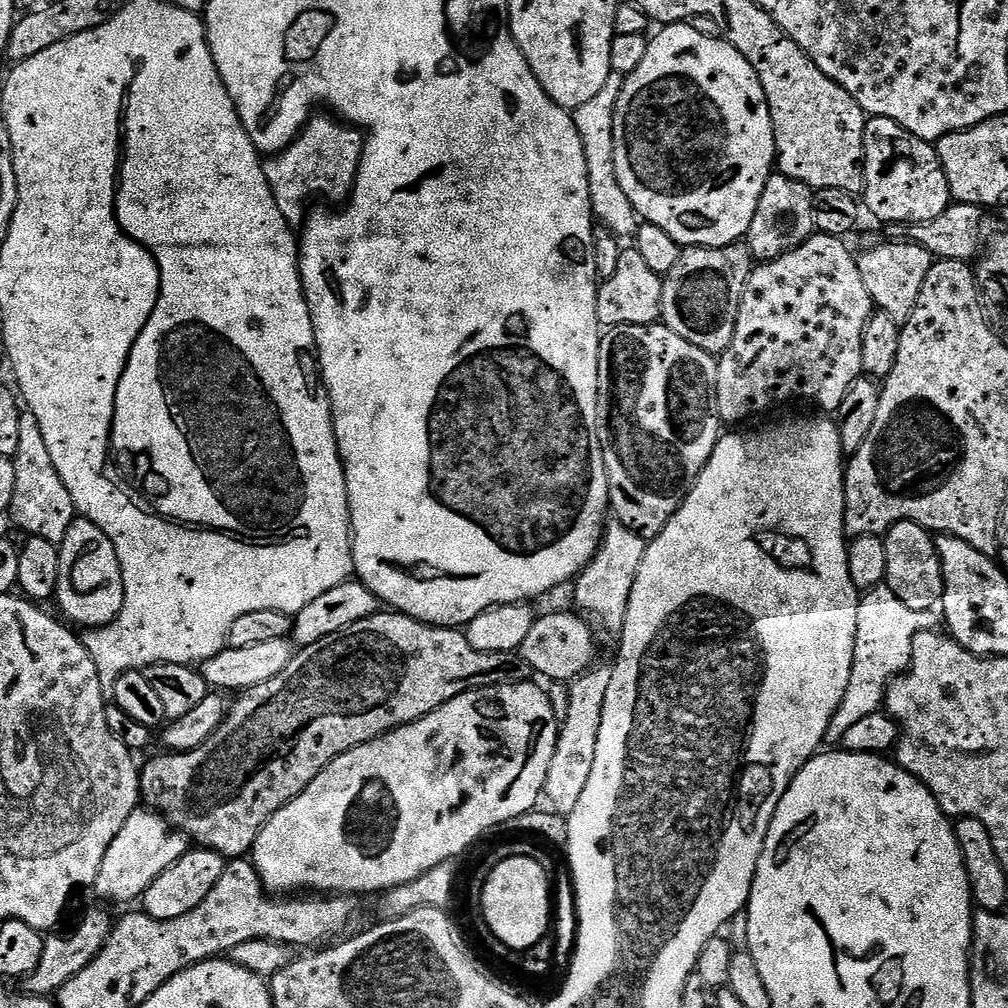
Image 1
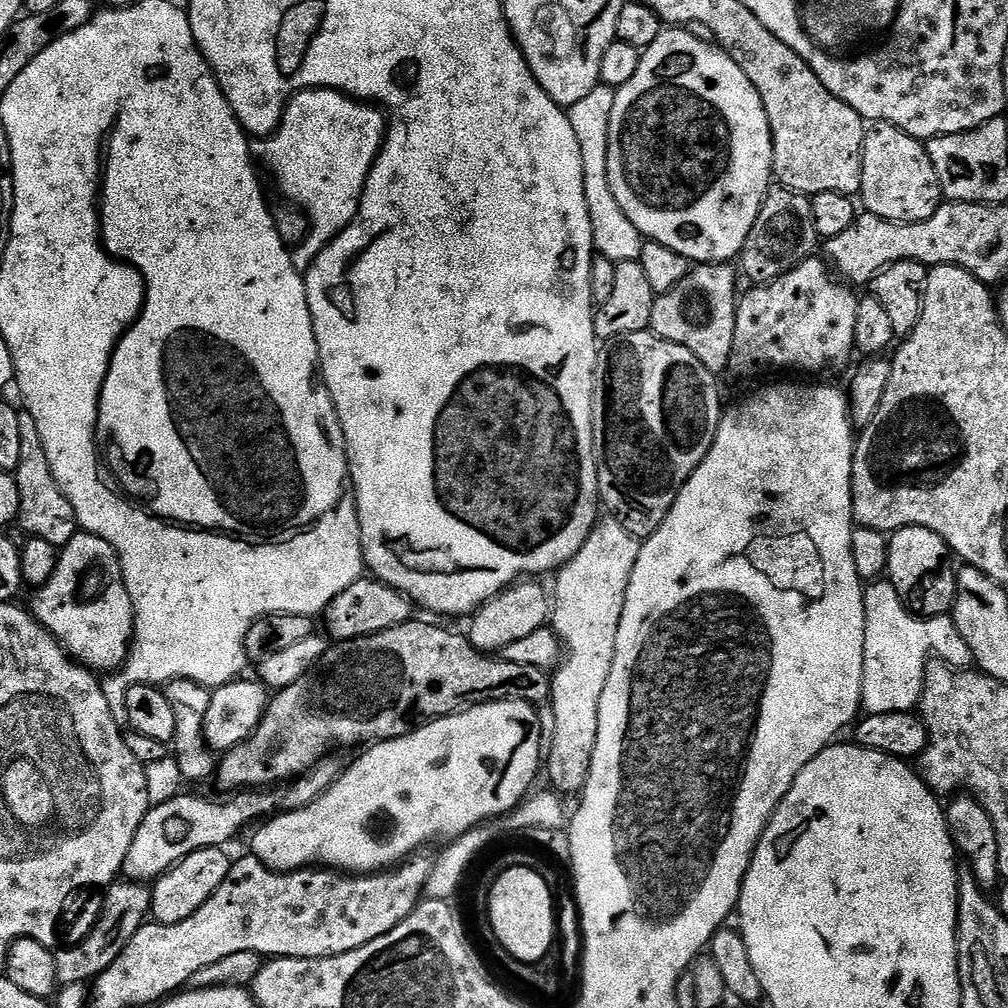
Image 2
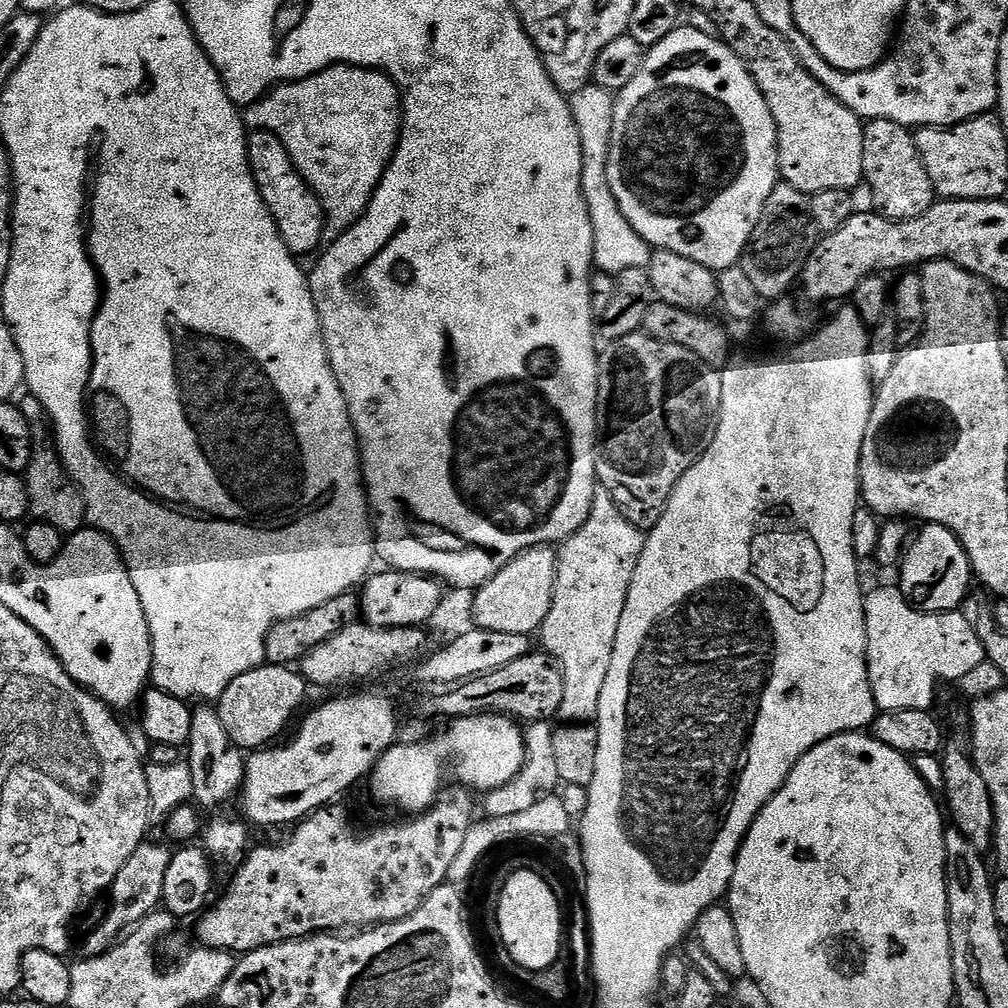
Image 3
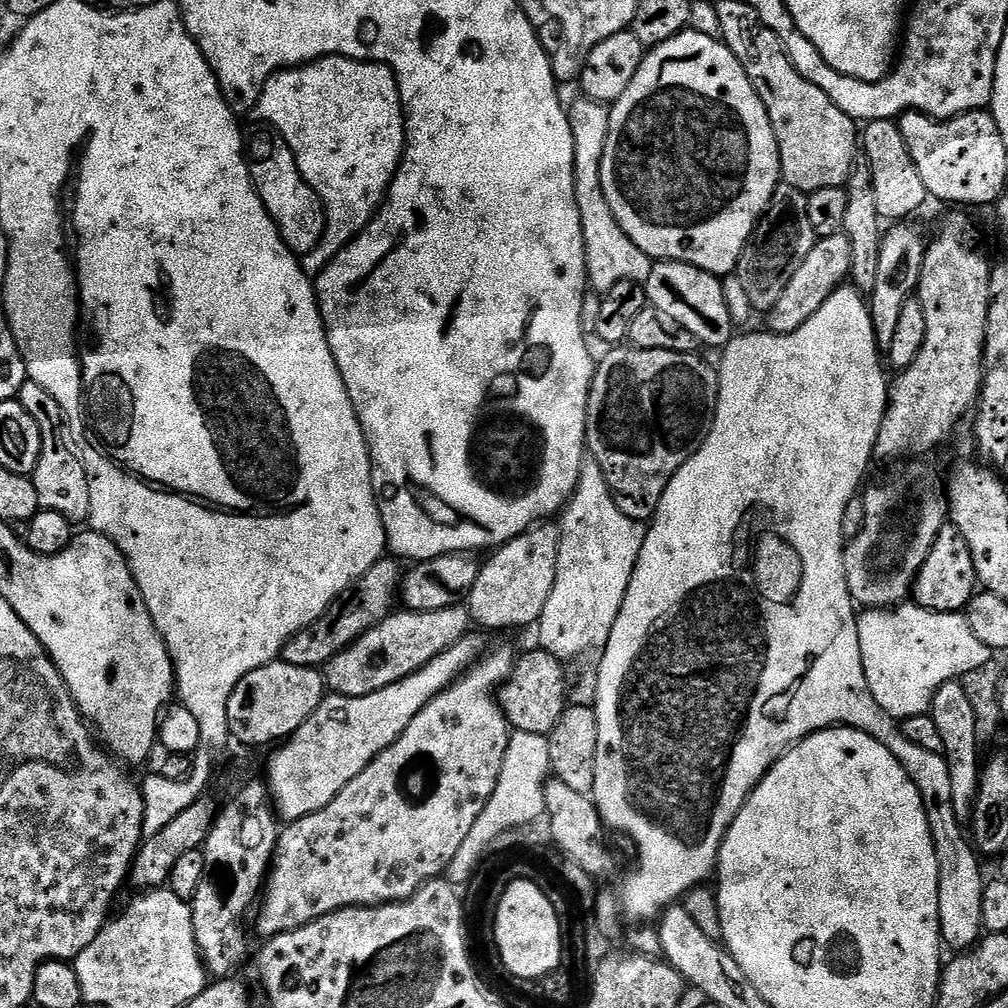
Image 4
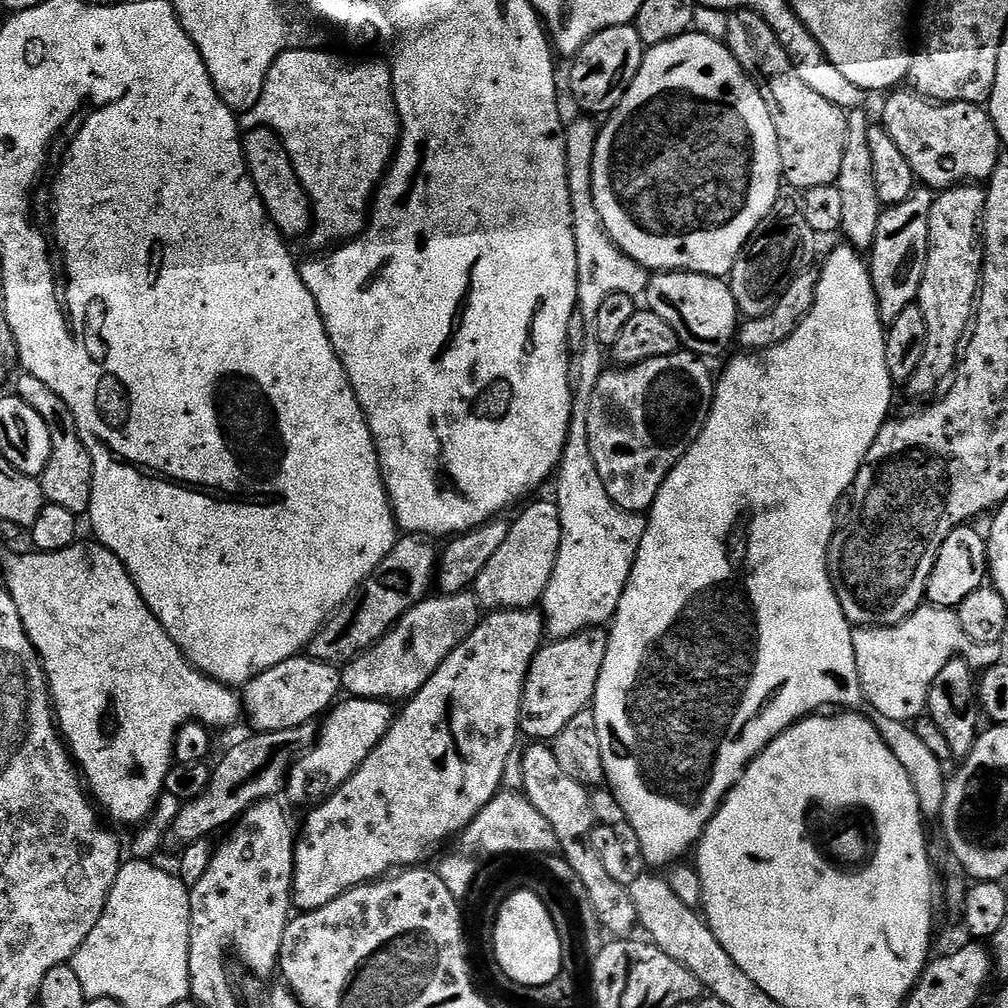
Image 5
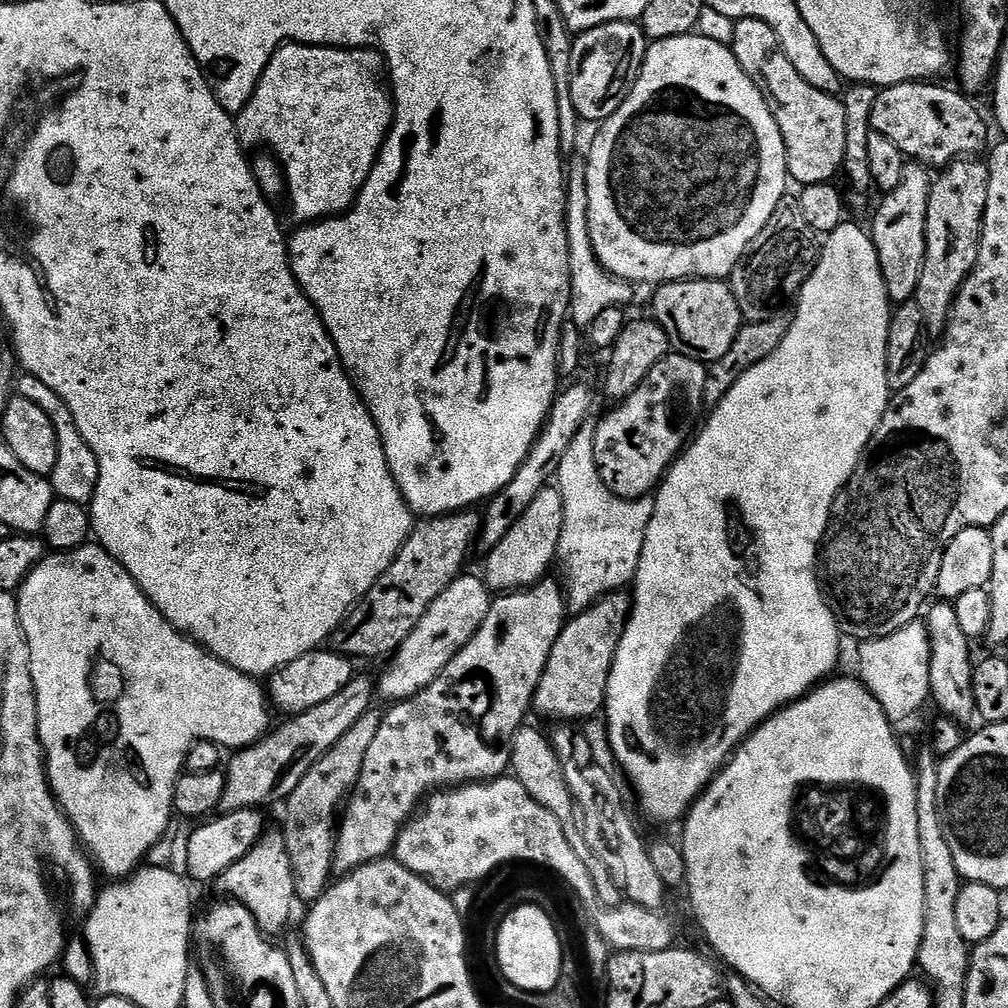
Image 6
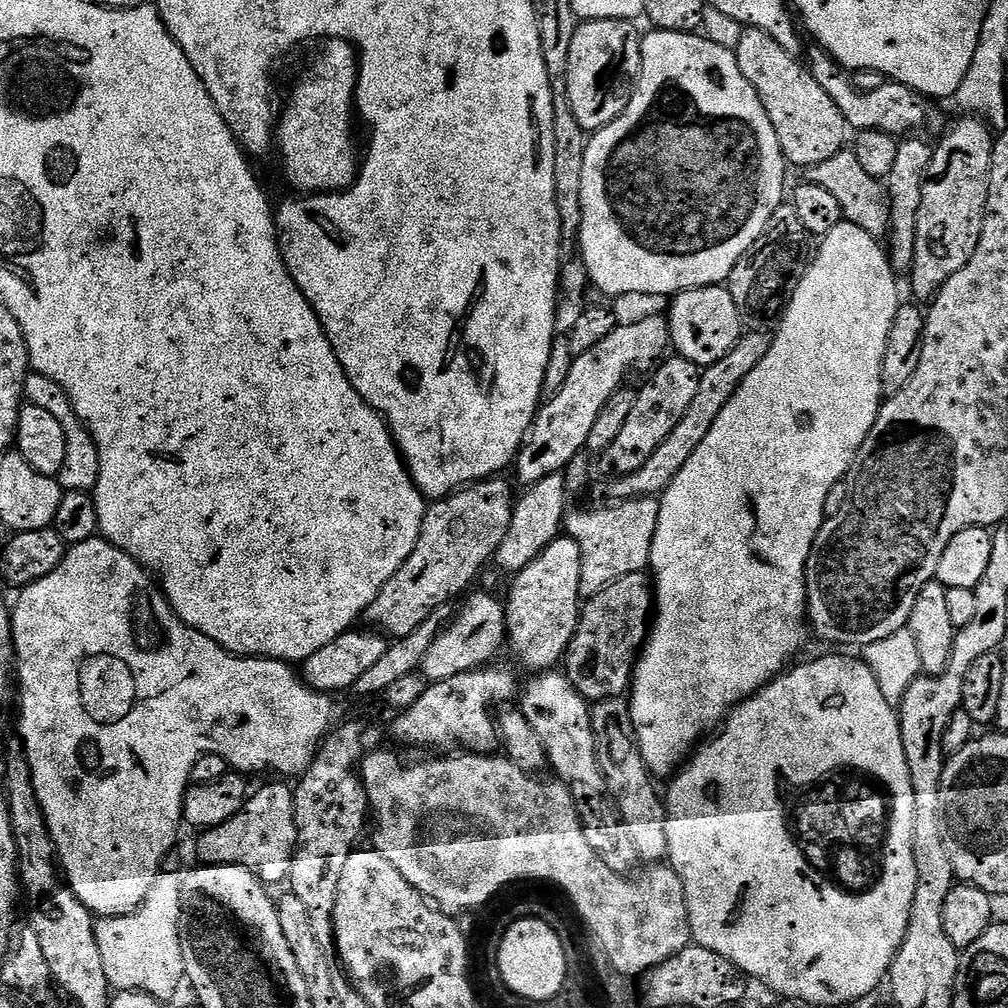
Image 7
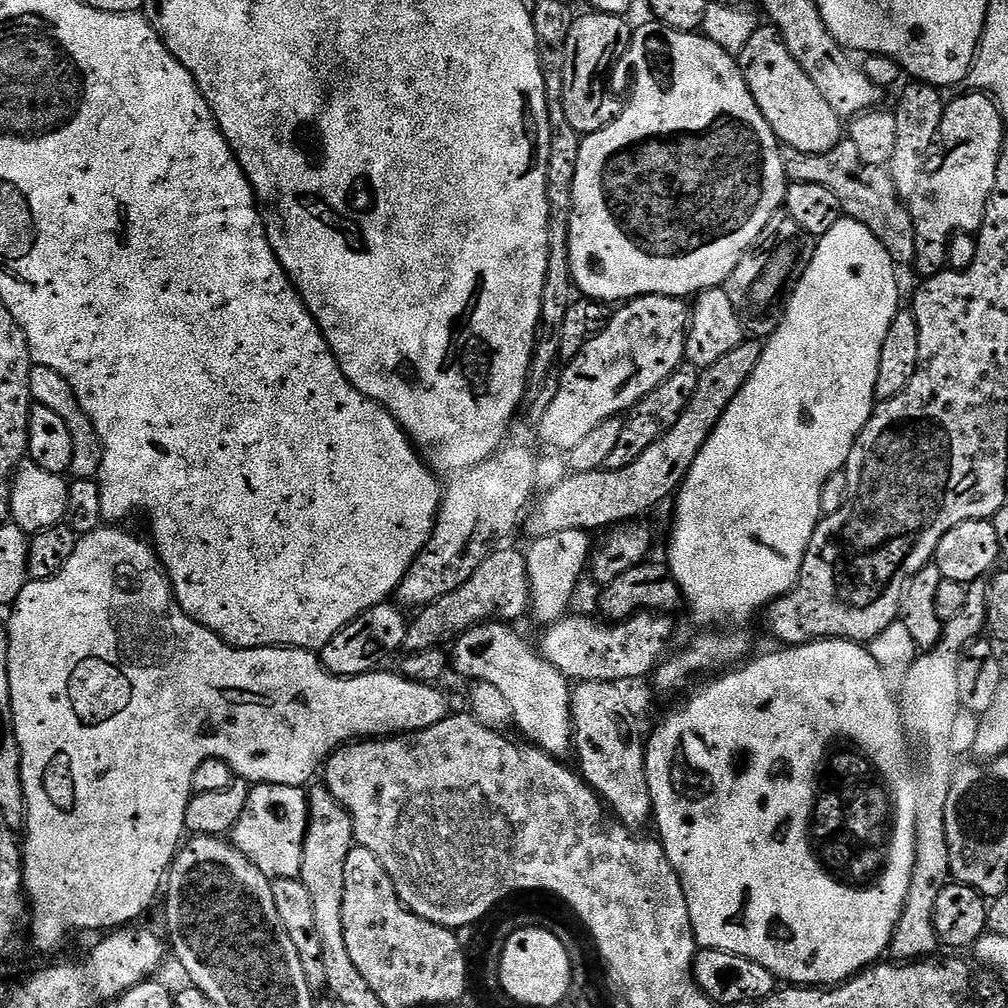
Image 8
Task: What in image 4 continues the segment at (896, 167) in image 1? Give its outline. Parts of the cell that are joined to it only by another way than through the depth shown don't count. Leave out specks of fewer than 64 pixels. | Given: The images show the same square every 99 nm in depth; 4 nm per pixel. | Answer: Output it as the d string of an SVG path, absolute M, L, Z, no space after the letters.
M870 120L863 125L862 156L873 175L875 205L881 221L907 221L924 203L929 203L928 191L918 174L918 166L914 166L914 158L910 158L910 150L906 150L906 138L902 138L902 130L896 120Z

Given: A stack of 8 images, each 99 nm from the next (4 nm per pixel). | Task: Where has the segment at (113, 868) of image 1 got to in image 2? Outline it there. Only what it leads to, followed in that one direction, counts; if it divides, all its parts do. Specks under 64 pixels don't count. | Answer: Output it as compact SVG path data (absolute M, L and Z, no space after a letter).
M325 758L318 761L309 772L275 790L240 790L229 795L232 797L221 804L216 800L203 800L200 796L186 794L179 794L161 804L153 804L146 818L142 818L142 826L138 826L134 842L130 842L130 850L124 859L123 875L141 882L154 882L163 872L169 872L179 860L186 858L186 854L227 845L227 840L234 839L251 820L259 816L271 817L279 808L293 812L296 808L308 807L310 802L317 800L334 783L341 771L341 765L336 765L332 758Z

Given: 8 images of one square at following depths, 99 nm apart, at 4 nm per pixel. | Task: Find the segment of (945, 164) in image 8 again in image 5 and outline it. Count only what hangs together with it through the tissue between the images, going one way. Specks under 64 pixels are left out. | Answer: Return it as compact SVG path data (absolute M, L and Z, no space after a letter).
M975 183L943 189L932 201L926 270L922 274L918 301L922 314L926 314L926 354L922 354L922 362L918 362L918 370L914 370L914 374L907 382L906 391L912 396L930 395L944 379L947 381L953 375L958 363L958 349L974 319L976 301L980 294L980 275L984 272L985 210L986 191Z

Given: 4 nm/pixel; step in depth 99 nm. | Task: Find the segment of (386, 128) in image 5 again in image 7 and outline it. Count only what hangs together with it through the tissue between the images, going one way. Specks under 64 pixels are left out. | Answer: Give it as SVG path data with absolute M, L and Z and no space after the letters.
M330 40L321 48L293 86L292 97L279 113L274 129L275 151L280 151L284 176L289 186L300 192L296 194L344 192L356 181L362 163L352 129L356 78L360 75L358 53L345 40Z

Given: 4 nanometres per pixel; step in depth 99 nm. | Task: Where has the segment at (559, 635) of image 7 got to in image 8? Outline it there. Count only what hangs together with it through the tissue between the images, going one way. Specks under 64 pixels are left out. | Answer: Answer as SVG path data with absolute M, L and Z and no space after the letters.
M575 528L543 536L527 545L528 585L532 591L530 616L533 616L540 626L547 626L569 615L571 608L568 607L576 596L576 583L583 572L585 575L590 564L590 549L593 544L588 536L591 535L585 529Z

